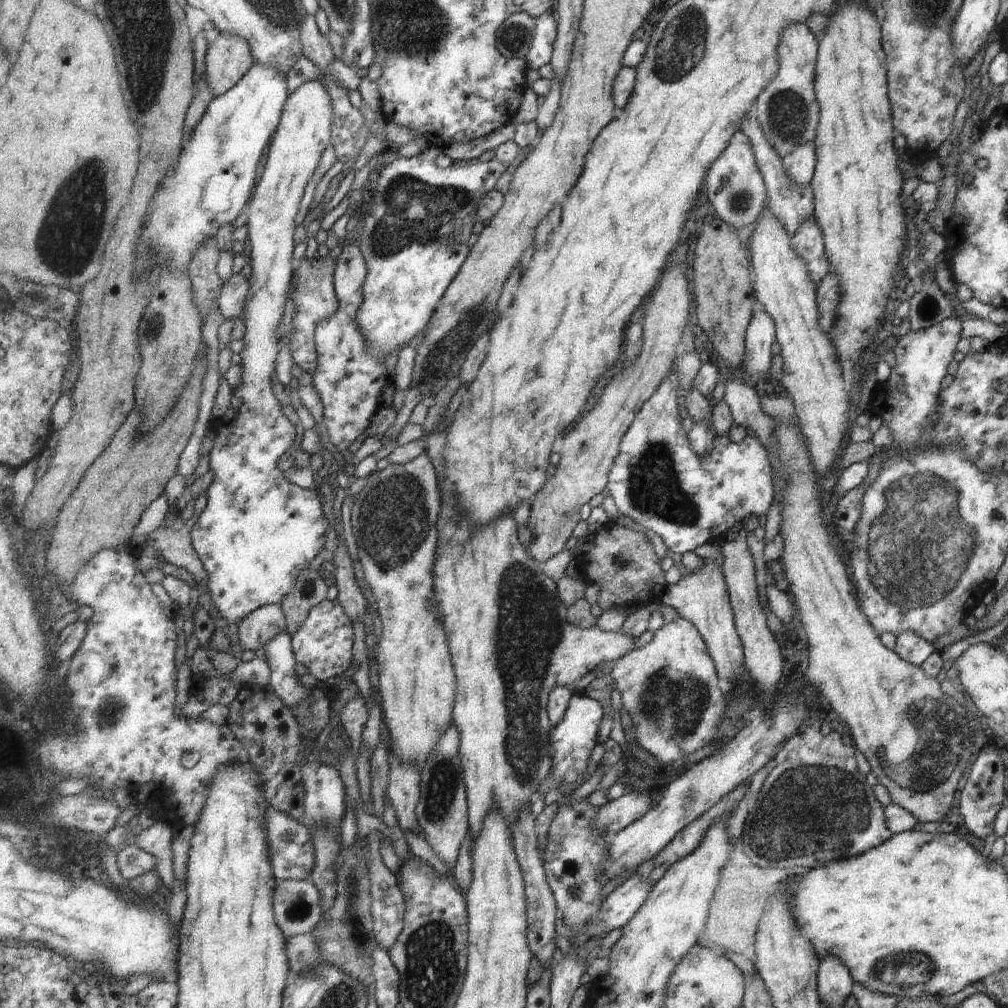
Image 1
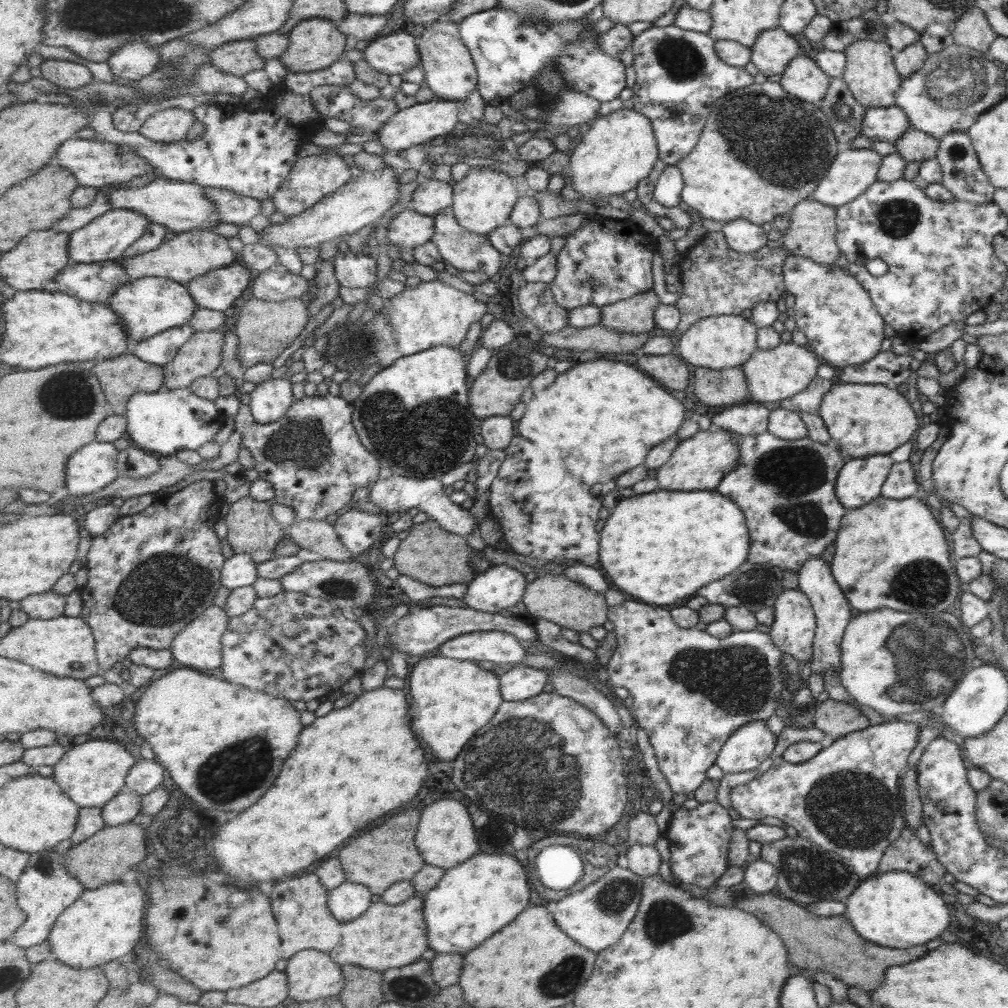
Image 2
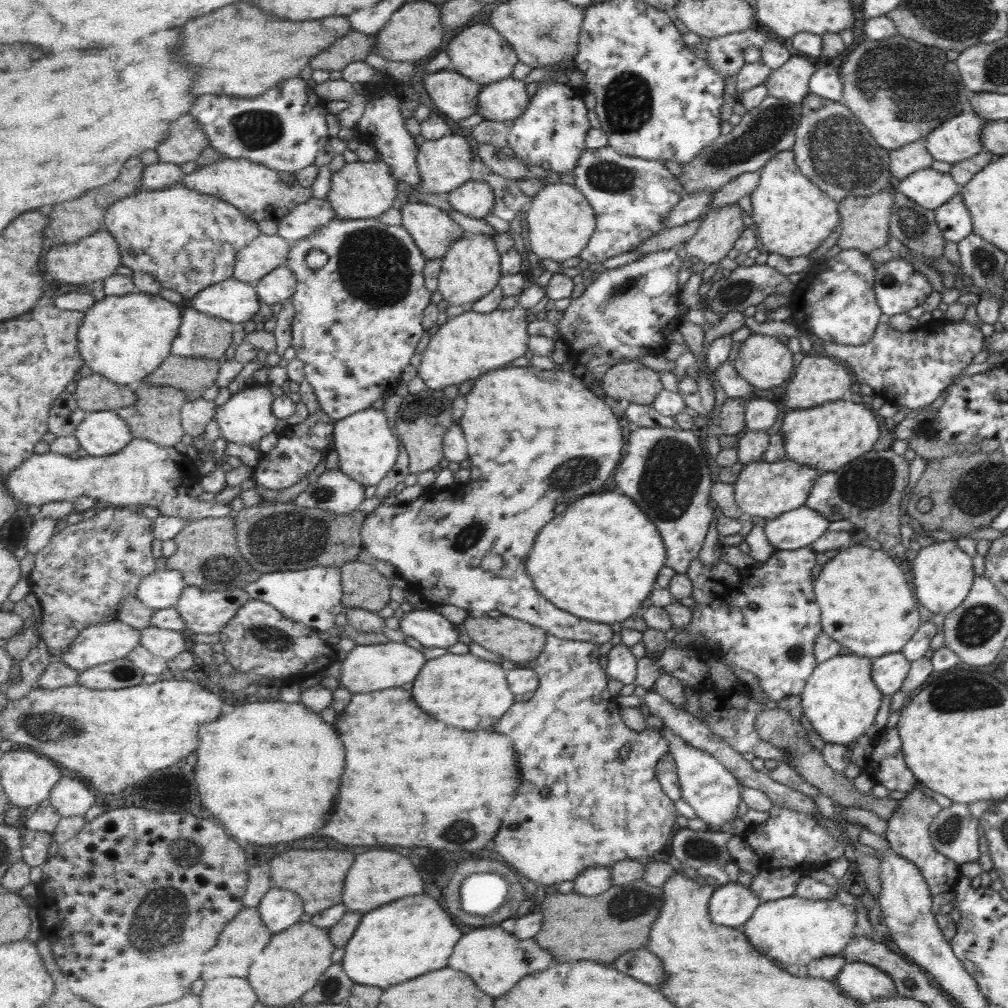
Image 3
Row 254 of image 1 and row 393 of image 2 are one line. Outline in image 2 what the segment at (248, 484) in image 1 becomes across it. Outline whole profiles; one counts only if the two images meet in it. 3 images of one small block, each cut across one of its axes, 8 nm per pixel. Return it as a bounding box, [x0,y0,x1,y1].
[251,379,297,424]

